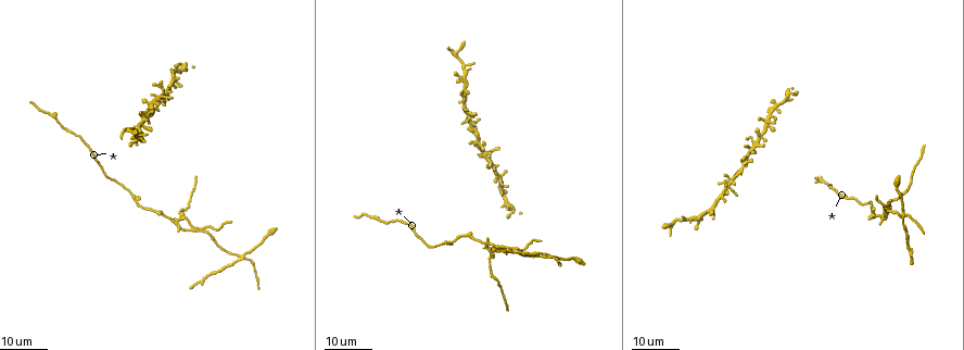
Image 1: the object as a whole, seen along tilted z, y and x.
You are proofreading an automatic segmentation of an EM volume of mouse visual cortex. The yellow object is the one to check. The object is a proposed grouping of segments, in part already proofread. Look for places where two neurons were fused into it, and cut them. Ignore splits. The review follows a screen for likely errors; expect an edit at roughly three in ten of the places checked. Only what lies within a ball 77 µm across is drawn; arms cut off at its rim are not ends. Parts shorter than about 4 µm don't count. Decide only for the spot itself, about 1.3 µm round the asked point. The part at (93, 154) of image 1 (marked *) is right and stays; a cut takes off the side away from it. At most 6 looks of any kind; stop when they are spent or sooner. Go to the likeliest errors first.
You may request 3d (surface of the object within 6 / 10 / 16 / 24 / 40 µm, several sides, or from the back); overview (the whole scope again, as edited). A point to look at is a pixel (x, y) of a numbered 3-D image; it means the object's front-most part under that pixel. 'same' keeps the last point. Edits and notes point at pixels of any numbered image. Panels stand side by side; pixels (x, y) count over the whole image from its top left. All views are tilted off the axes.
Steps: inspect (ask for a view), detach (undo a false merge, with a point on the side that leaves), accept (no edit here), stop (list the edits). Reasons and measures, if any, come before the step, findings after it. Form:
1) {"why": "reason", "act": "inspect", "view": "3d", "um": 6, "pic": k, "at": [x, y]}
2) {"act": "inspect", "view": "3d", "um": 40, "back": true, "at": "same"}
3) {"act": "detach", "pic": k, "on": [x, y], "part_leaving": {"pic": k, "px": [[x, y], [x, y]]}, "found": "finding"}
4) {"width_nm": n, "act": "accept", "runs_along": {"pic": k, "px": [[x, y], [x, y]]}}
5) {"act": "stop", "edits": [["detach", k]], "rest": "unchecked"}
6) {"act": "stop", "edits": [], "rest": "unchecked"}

{"why": "four or more arms meet", "act": "inspect", "view": "3d", "um": 16, "pic": 1, "at": [176, 221]}

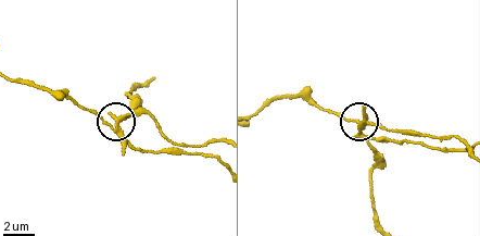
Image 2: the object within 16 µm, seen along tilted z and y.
{"act": "inspect", "view": "3d", "um": 10, "pic": 2, "at": [115, 127]}

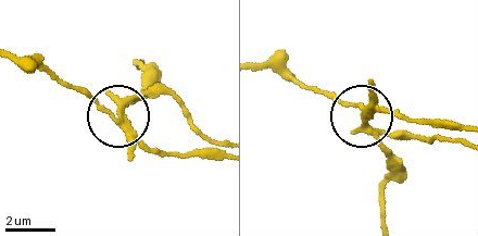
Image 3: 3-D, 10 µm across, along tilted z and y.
{"arms": 4, "act": "detach", "pic": 3, "on": [130, 102], "part_leaving": {"pic": 3, "px": [[367, 109], [384, 149], [380, 213]]}, "found": "a second neuron is stuck on"}

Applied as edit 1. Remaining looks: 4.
{"why": "thick turns thin", "act": "inspect", "view": "3d", "um": 16, "pic": 1, "at": [196, 232]}

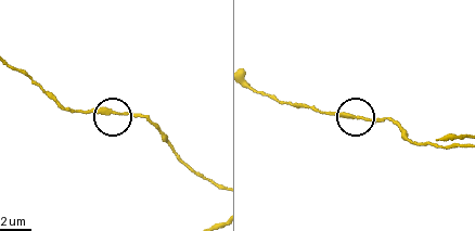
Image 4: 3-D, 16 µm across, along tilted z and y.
{"act": "inspect", "view": "3d", "um": 10, "pic": 4, "at": [358, 116]}

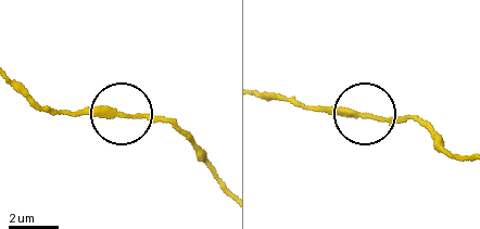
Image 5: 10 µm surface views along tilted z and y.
{"act": "accept", "runs_along": {"pic": 5, "px": [[22, 87], [48, 109], [155, 114], [178, 125]]}, "found": "all the same neuron"}

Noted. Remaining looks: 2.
{"why": "four or more arms meet", "act": "inspect", "view": "3d", "um": 24, "pic": 1, "at": [242, 257]}

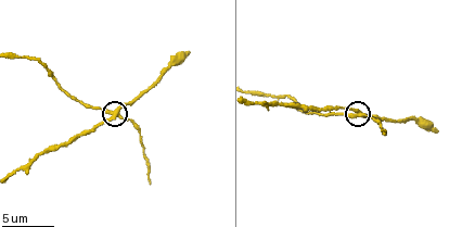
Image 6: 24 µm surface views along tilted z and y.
{"why": "closer look", "act": "inspect", "view": "3d", "um": 10, "pic": 6, "at": [355, 112]}

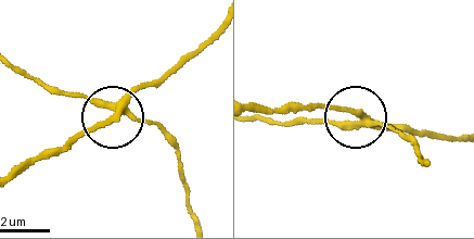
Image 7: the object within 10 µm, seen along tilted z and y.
{"width_nm": 260, "act": "detach", "pic": 7, "on": [153, 84], "part_leaving": {"pic": 7, "px": [[122, 107], [56, 149], [13, 166]]}, "found": "two neurons meet here"}

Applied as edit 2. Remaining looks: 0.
{"act": "stop", "edits": [["detach", 3], ["detach", 7]], "rest": "unchecked"}

